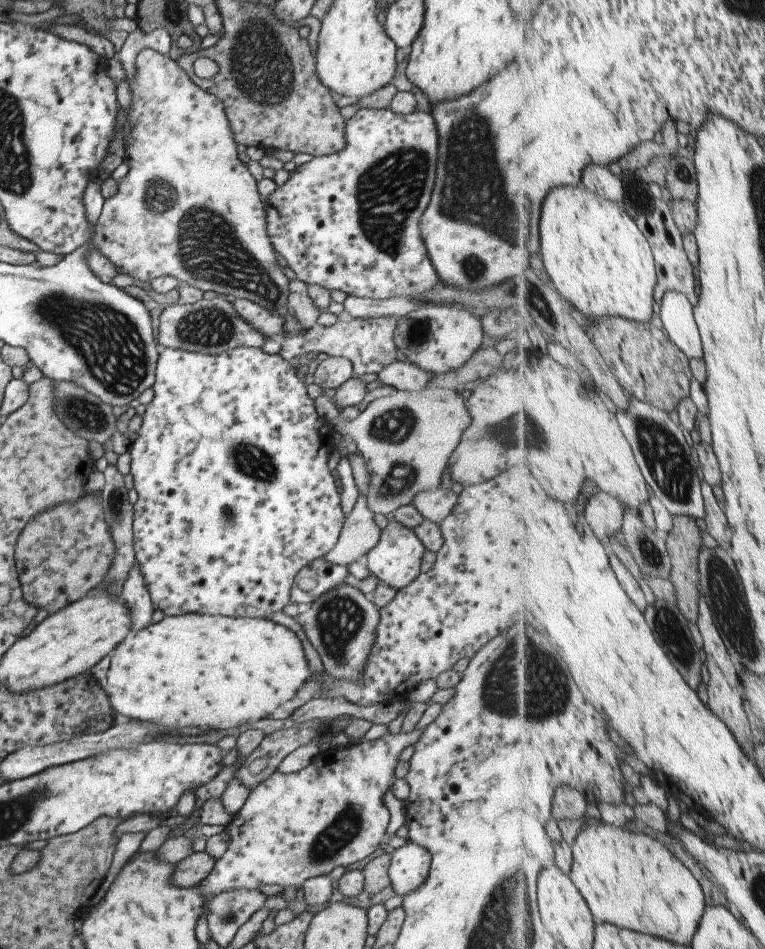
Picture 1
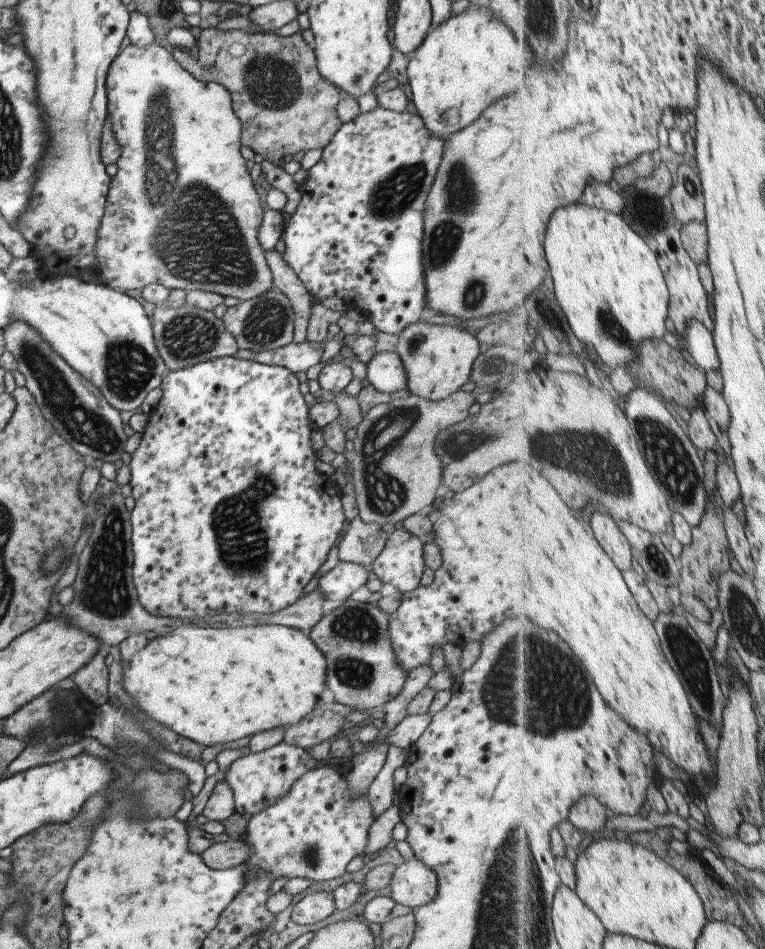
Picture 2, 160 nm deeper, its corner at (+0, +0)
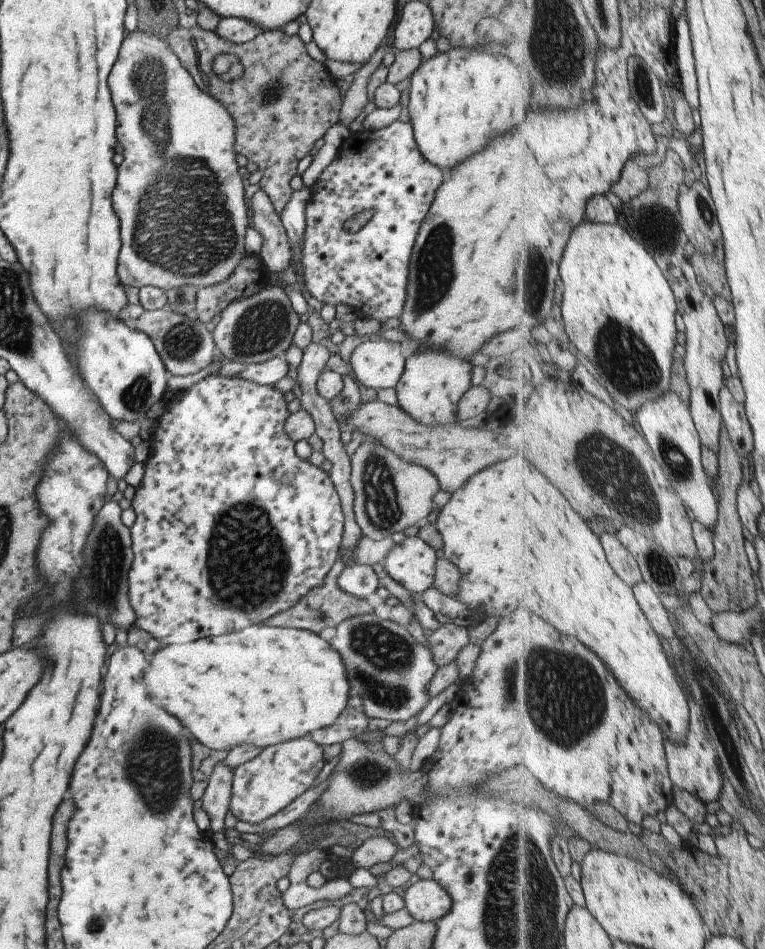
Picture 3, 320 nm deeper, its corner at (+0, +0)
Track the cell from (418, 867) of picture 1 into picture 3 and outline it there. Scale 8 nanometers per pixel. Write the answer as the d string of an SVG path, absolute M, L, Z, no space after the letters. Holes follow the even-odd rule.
M432 878L411 884L402 899L405 910L421 923L445 916L451 904L449 895Z

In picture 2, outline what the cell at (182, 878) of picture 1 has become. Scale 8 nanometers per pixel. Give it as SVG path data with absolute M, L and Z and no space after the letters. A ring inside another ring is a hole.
M243 839L213 843L201 852L200 858L209 869L235 868L237 864L243 864L249 858L249 846Z

